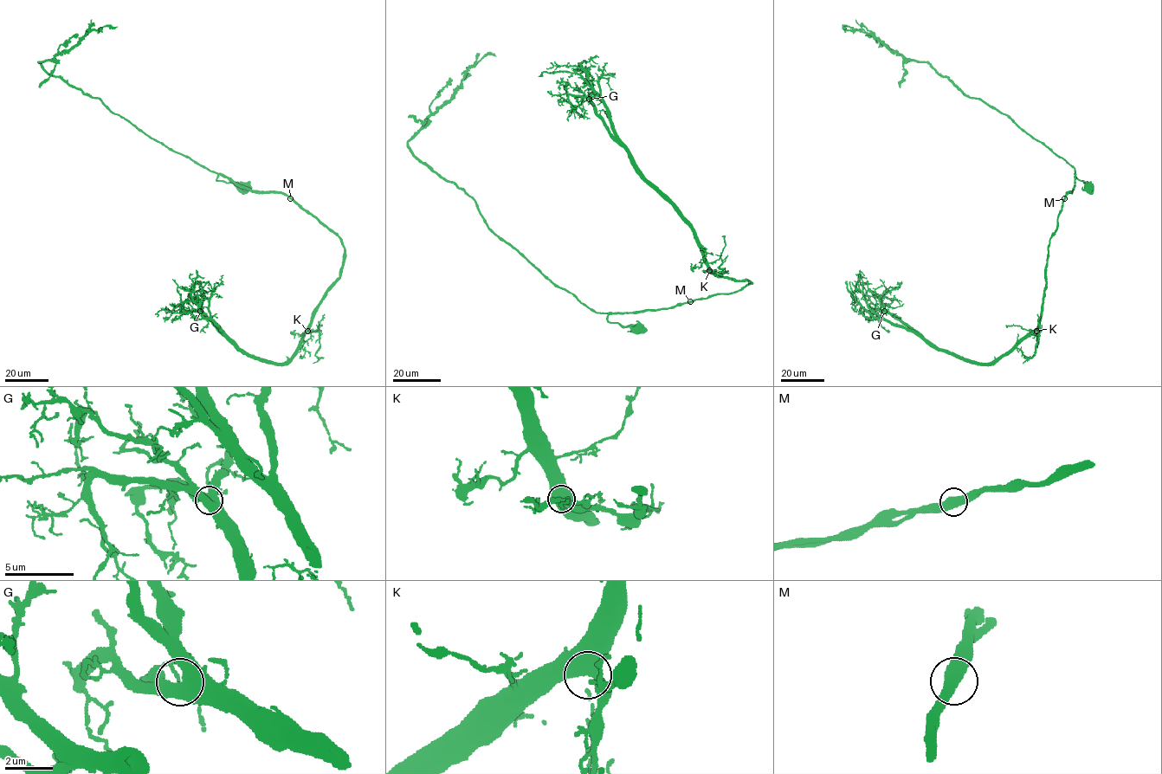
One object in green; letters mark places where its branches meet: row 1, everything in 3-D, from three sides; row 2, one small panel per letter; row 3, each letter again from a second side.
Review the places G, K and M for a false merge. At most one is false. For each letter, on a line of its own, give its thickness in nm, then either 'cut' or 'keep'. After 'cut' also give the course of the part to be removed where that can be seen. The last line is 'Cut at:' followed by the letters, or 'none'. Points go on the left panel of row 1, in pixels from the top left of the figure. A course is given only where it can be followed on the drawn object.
G: 650 nm | keep
K: 600 nm | keep
M: 550 nm | keep
Cut at: none

